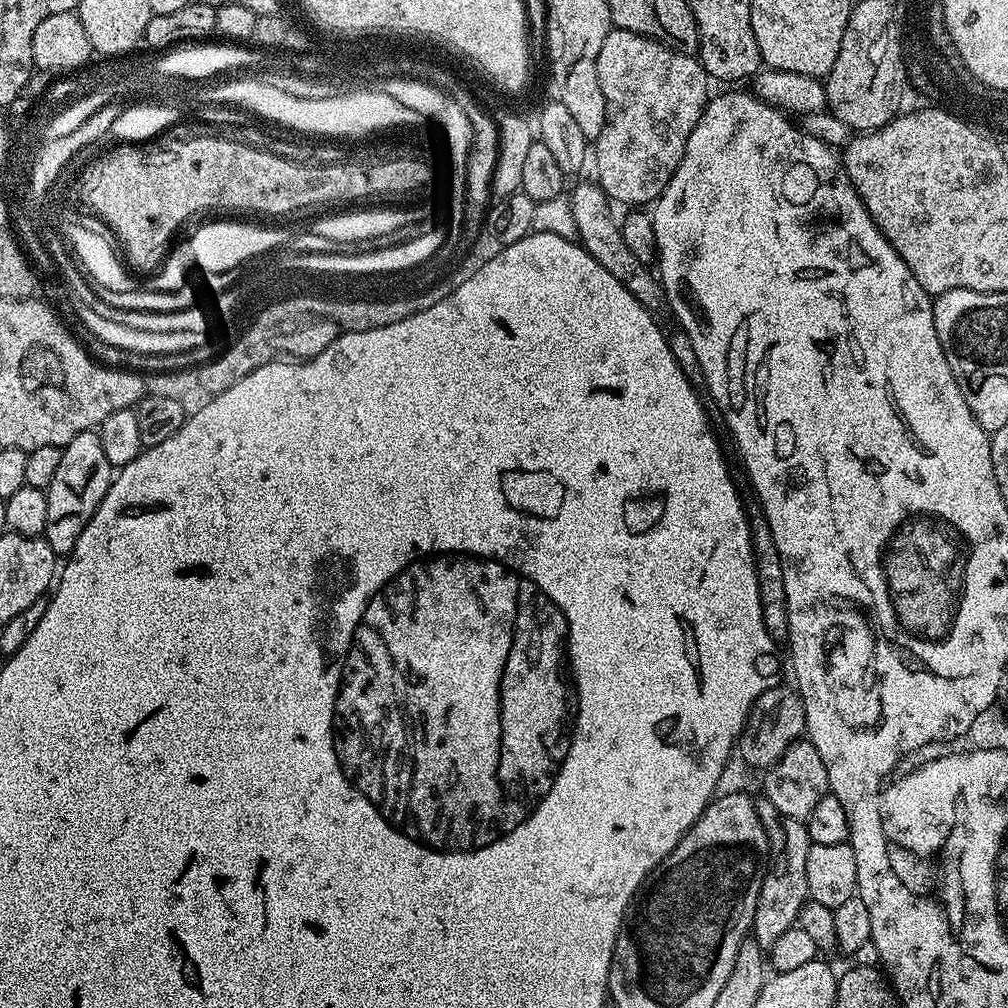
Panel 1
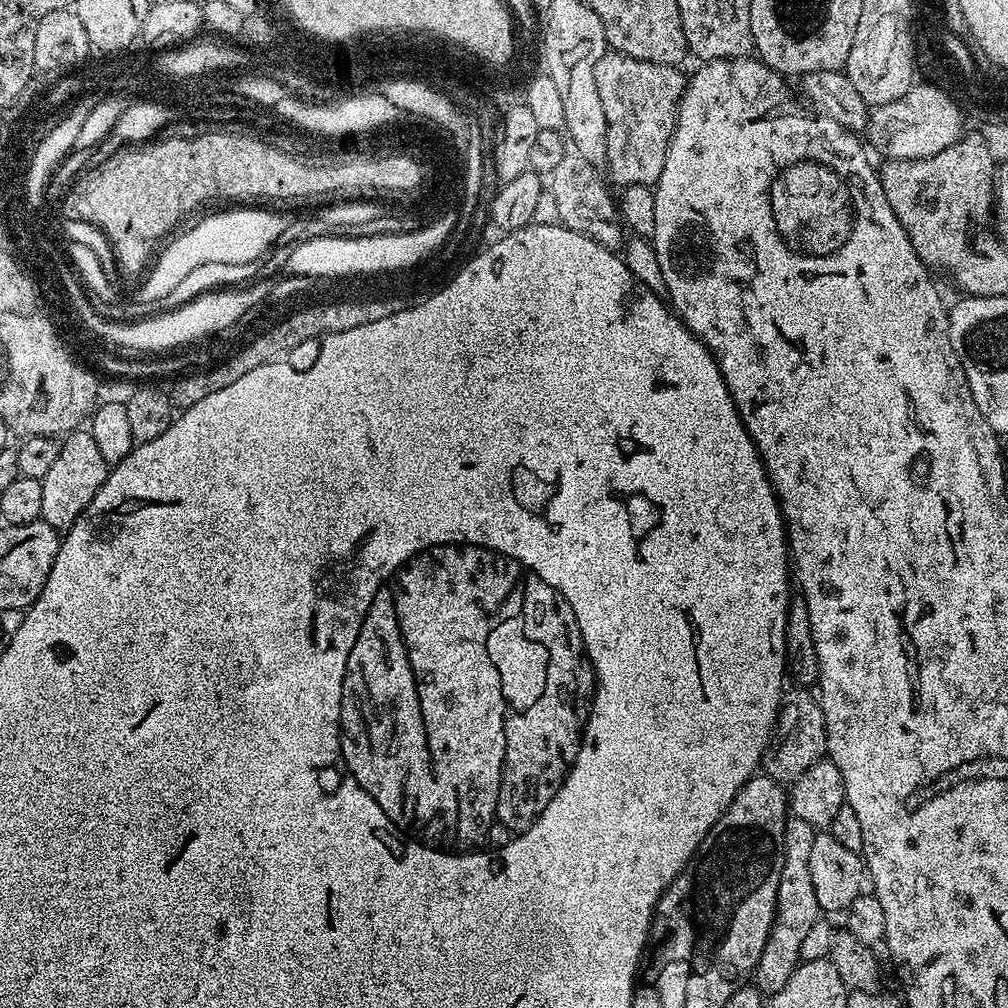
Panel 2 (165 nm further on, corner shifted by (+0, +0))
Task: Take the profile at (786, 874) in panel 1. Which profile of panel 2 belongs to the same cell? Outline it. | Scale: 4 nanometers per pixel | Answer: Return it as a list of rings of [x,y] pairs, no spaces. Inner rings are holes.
[[[789,815],[784,822],[784,861],[782,878],[778,878],[776,913],[754,973],[754,983],[765,997],[773,996],[786,986],[790,974],[794,974],[796,965],[801,963],[800,951],[806,933],[822,919],[818,898],[814,898],[814,881],[810,878],[810,849],[816,834],[817,829],[812,828],[810,822],[802,822],[797,816]]]

